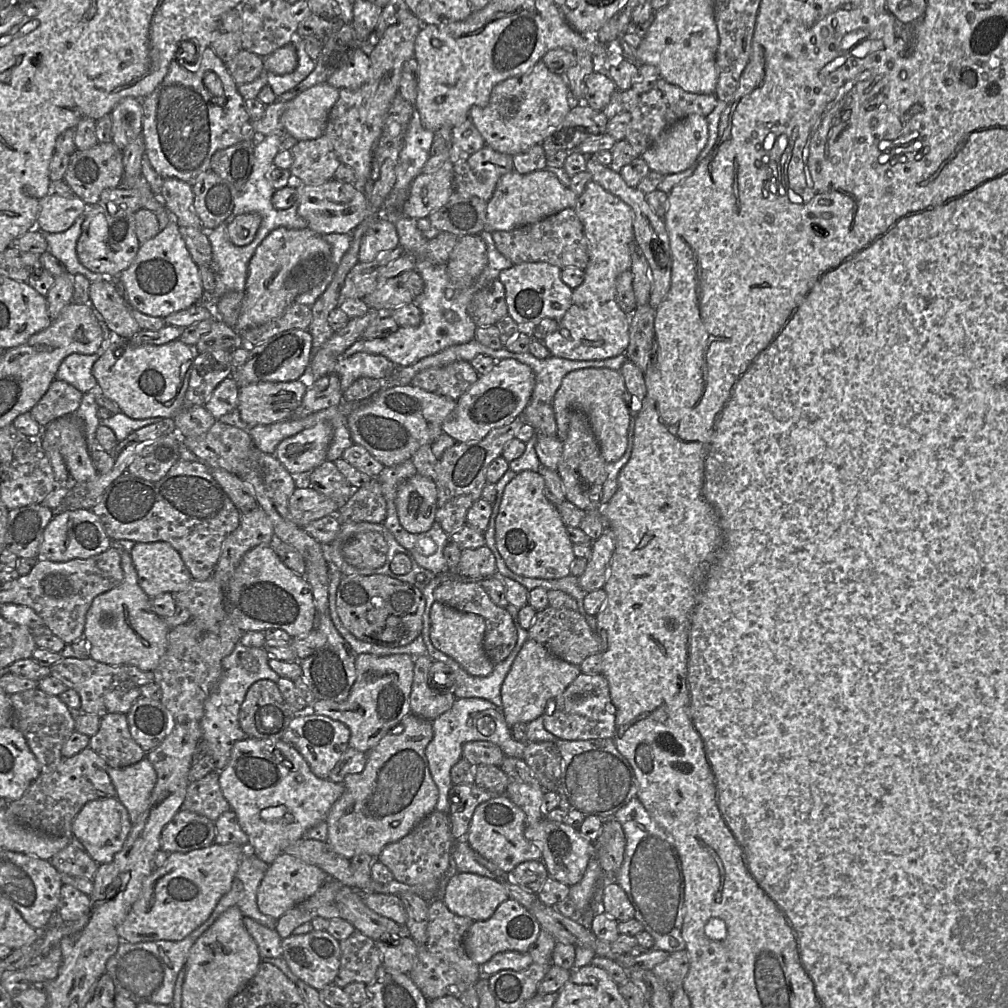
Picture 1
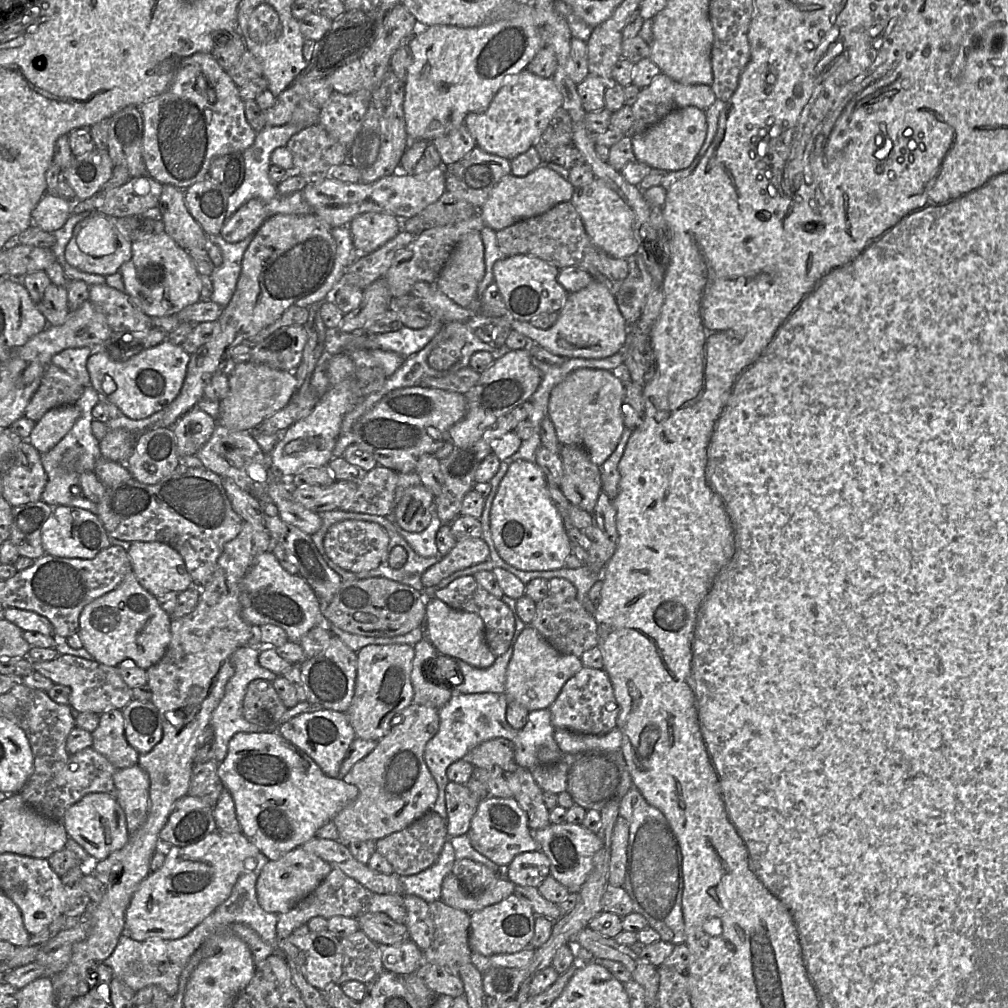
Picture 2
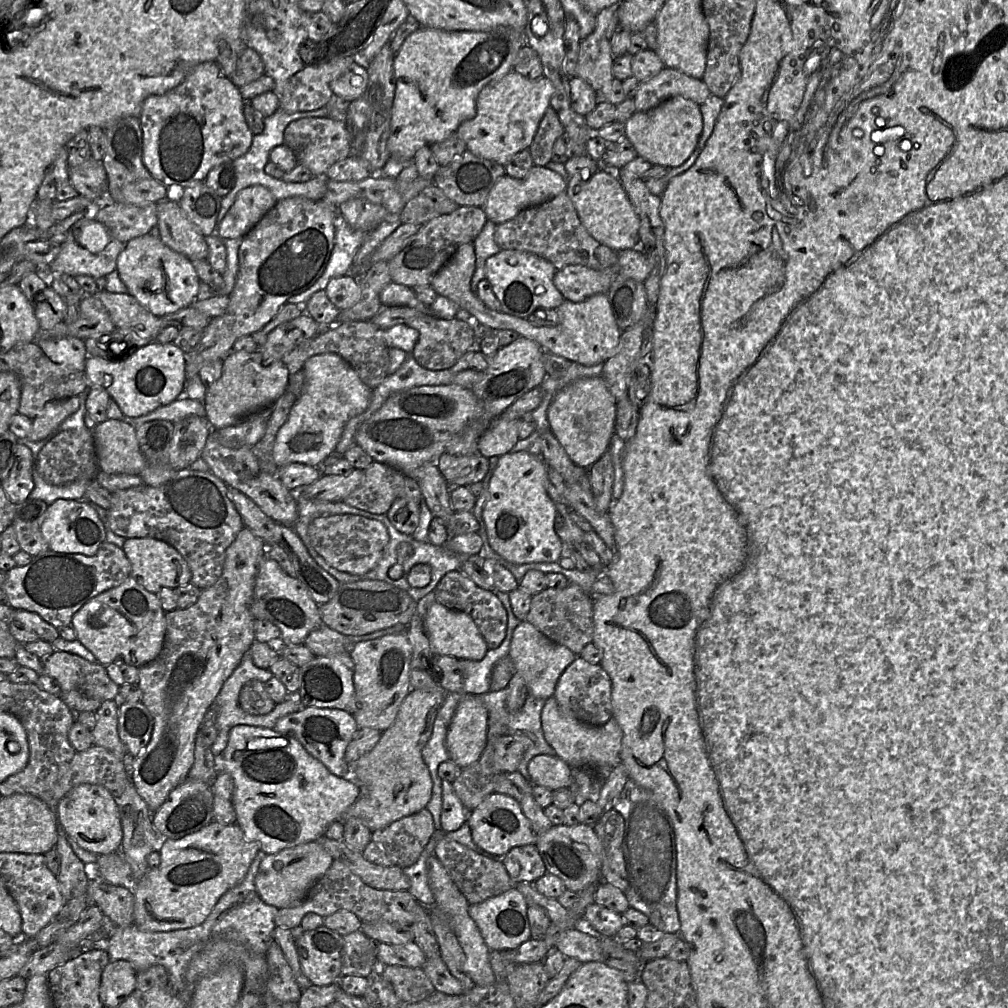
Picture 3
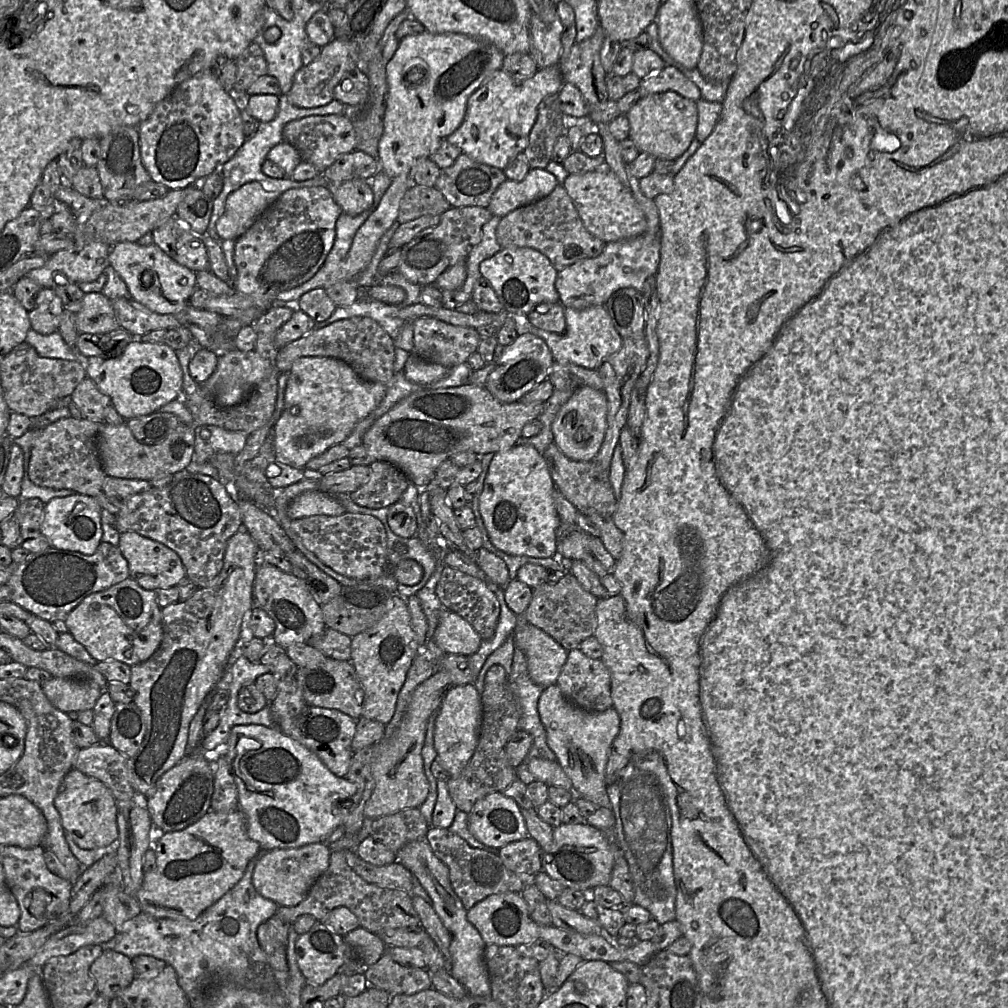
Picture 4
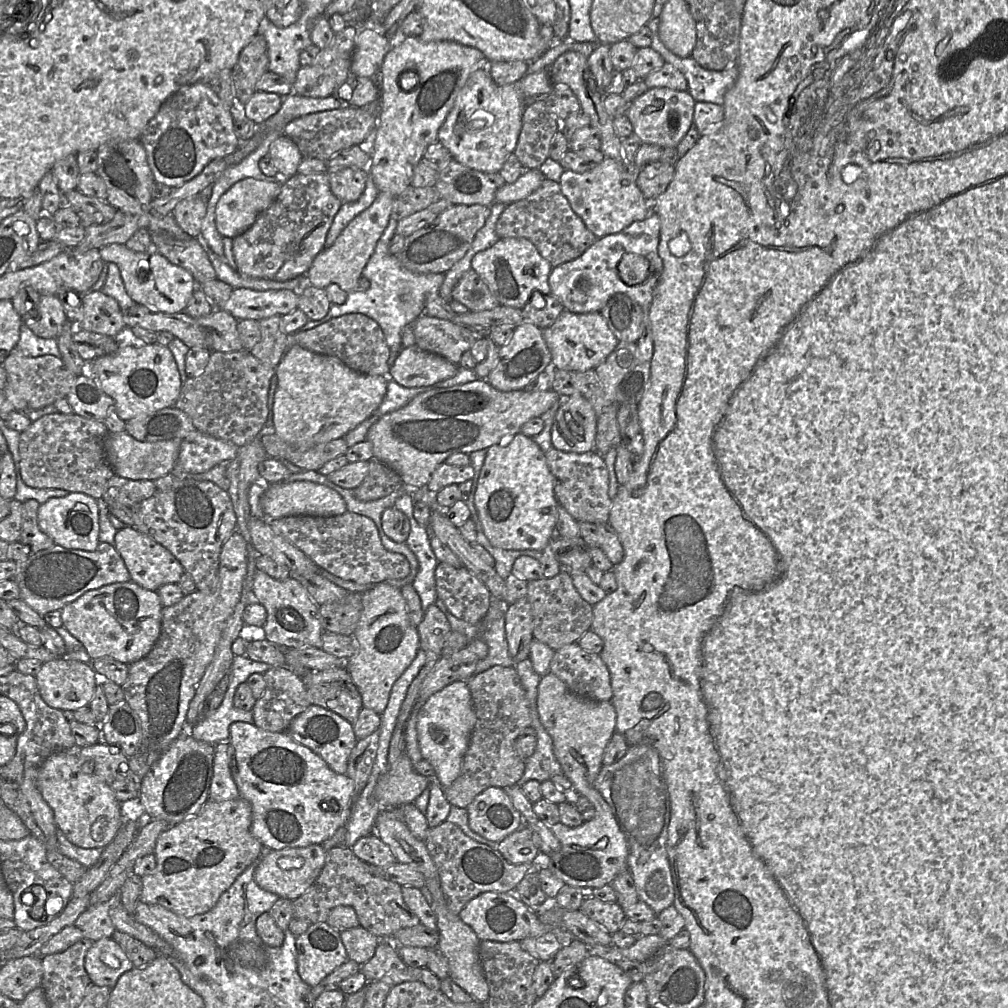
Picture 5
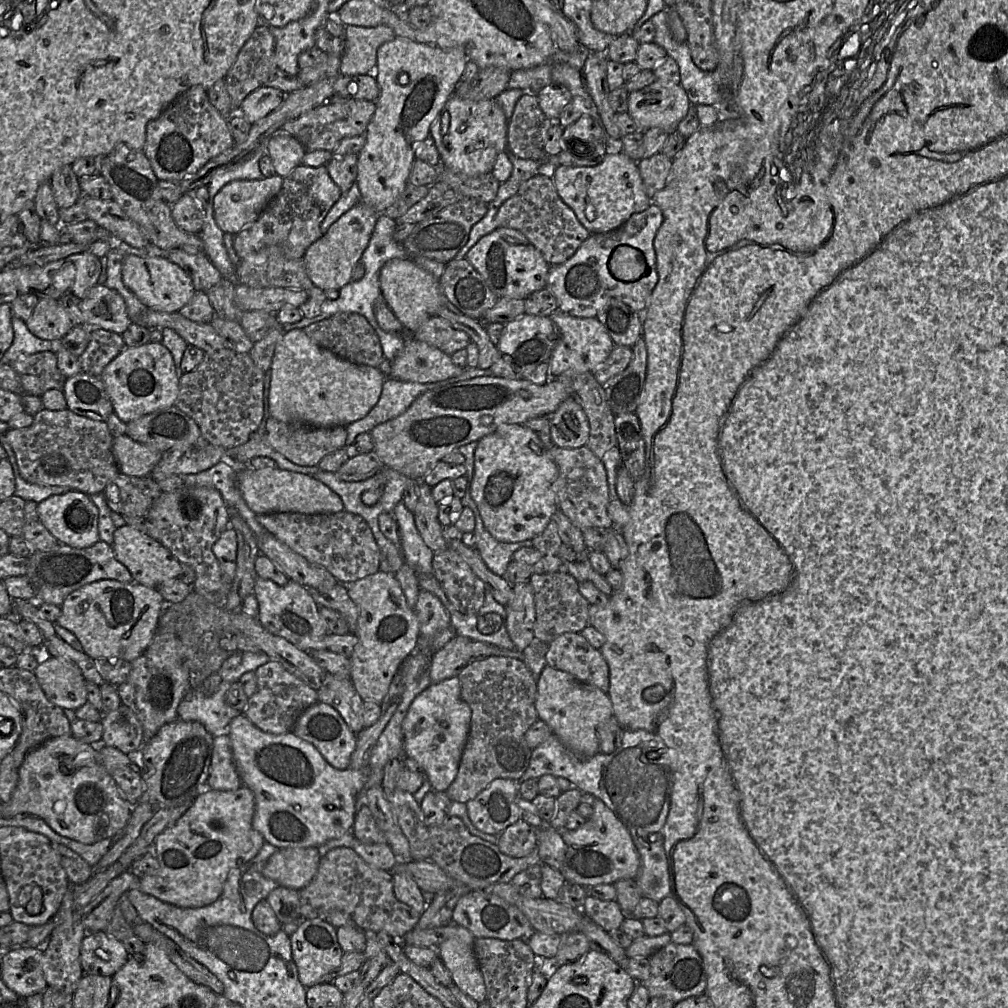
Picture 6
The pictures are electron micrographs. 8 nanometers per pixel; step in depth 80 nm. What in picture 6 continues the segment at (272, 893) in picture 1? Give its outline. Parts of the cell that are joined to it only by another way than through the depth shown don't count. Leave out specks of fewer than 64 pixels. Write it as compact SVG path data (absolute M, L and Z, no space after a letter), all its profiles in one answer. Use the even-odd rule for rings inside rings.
M318 847L280 849L268 858L262 874L279 886L300 891L315 876L320 860Z

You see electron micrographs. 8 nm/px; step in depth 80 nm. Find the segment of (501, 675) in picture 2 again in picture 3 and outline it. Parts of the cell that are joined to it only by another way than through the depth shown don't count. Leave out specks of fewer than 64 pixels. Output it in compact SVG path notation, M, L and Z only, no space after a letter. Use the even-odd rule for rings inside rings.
M496 591L496 594L508 613L506 637L498 648L489 649L482 660L460 659L466 677L462 691L464 694L484 694L491 691L494 666L500 659L509 656L514 631L522 622L512 610L509 593Z

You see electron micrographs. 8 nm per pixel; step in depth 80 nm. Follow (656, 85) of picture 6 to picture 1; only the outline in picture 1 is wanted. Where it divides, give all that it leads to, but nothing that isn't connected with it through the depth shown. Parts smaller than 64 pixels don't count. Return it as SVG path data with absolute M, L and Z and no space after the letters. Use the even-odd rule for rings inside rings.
M691 114L668 127L640 156L650 170L670 175L687 170L695 162L708 140L708 122L705 116Z

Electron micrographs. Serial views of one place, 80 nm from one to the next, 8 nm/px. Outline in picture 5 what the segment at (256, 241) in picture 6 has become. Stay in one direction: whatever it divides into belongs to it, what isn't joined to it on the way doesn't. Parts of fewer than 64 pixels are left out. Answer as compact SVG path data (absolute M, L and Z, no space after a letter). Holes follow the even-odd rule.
M296 173L281 186L279 196L244 233L233 238L237 270L248 277L287 281L306 274L314 258L324 249L327 233L342 203L330 189L327 173Z

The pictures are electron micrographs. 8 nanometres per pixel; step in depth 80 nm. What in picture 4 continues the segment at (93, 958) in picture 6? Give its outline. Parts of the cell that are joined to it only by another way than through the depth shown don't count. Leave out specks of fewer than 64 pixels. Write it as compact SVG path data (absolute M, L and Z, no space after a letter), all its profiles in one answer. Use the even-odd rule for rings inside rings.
M110 948L91 964L90 973L96 982L98 994L113 999L127 988L135 976L132 959Z

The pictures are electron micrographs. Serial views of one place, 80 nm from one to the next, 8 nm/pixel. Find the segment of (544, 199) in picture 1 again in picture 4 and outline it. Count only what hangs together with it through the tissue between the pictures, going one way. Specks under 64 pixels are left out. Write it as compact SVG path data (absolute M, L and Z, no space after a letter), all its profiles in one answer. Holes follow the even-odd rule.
M531 168L521 181L506 179L493 193L488 210L503 217L514 209L549 195L559 184L555 175L545 168Z

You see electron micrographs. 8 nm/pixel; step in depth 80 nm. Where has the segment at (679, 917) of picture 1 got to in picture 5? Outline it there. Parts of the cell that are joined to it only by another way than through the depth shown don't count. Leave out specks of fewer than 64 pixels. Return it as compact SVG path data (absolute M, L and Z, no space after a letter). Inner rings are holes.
M646 744L629 746L620 760L601 767L595 787L610 805L626 837L627 865L634 878L639 900L659 914L674 905L673 877L667 853L671 807L659 752Z

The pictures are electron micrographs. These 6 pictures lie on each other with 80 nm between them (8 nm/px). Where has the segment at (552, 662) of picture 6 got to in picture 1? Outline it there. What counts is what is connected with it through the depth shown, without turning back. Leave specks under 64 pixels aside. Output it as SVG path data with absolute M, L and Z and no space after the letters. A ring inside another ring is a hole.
M581 672L564 692L550 703L543 718L545 728L562 740L614 739L616 712L607 678L603 673Z

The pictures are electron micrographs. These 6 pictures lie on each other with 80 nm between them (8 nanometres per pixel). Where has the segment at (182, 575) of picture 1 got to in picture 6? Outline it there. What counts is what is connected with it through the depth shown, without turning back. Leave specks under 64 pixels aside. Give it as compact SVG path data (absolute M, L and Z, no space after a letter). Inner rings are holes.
M132 526L116 528L111 546L116 559L129 570L136 583L157 588L165 582L179 578L181 574L181 563L167 548Z

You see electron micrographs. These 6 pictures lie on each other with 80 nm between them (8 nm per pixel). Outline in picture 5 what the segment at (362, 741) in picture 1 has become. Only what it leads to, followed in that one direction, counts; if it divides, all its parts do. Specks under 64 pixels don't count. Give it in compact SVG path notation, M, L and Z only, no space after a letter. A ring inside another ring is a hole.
M387 582L375 584L363 592L362 612L353 634L355 652L347 661L347 670L358 688L363 706L382 714L389 702L394 683L419 650L419 633L409 617L401 589Z

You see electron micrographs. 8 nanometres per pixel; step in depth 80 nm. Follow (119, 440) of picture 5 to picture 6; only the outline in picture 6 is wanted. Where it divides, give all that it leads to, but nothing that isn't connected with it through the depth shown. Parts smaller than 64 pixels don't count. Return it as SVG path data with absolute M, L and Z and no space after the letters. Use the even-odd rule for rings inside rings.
M127 434L113 438L112 451L120 473L135 477L150 476L163 453L133 440Z

